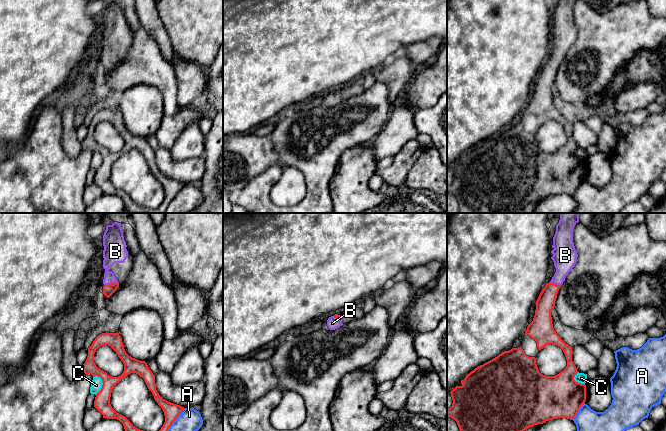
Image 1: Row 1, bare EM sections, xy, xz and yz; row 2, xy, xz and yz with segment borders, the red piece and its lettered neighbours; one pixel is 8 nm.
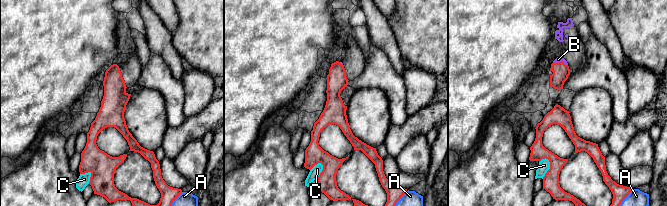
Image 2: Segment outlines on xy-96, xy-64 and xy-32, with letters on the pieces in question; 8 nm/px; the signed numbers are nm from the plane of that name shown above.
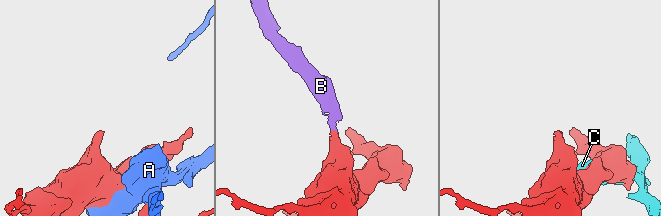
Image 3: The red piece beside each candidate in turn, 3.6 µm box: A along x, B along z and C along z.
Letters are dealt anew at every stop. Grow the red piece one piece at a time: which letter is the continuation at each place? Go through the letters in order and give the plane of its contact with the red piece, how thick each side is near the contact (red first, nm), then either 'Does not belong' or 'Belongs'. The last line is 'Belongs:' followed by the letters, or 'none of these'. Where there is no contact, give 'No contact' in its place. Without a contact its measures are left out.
A: Touches red in yz. Thickness 360 nm (red) against 360 nm. Does not belong
B: Touches red in xy. Thickness 90 nm (red) against 180 nm. Belongs
C: Touches red in xy. Thickness 130 nm (red) against 90 nm. Does not belong
Belongs: B

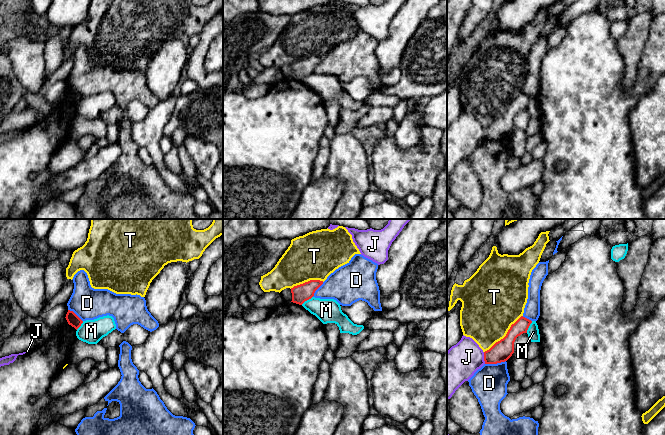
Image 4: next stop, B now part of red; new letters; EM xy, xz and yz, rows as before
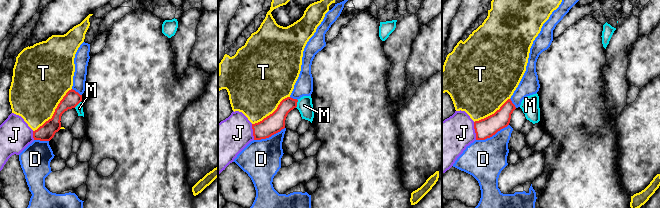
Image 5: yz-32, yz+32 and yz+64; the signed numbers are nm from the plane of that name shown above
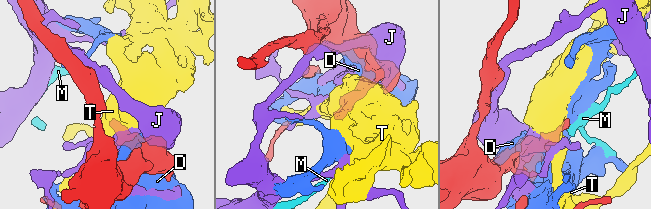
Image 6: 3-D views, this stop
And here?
D: Touches red in yz. Thickness 170 nm (red) against 280 nm. Does not belong
J: Touches red in yz. Thickness 170 nm (red) against 280 nm. Does not belong
M: Touches red in yz. Thickness 140 nm (red) against 100 nm. Does not belong
T: Touches red in yz. Thickness 170 nm (red) against 440 nm. Does not belong
Belongs: none of these

